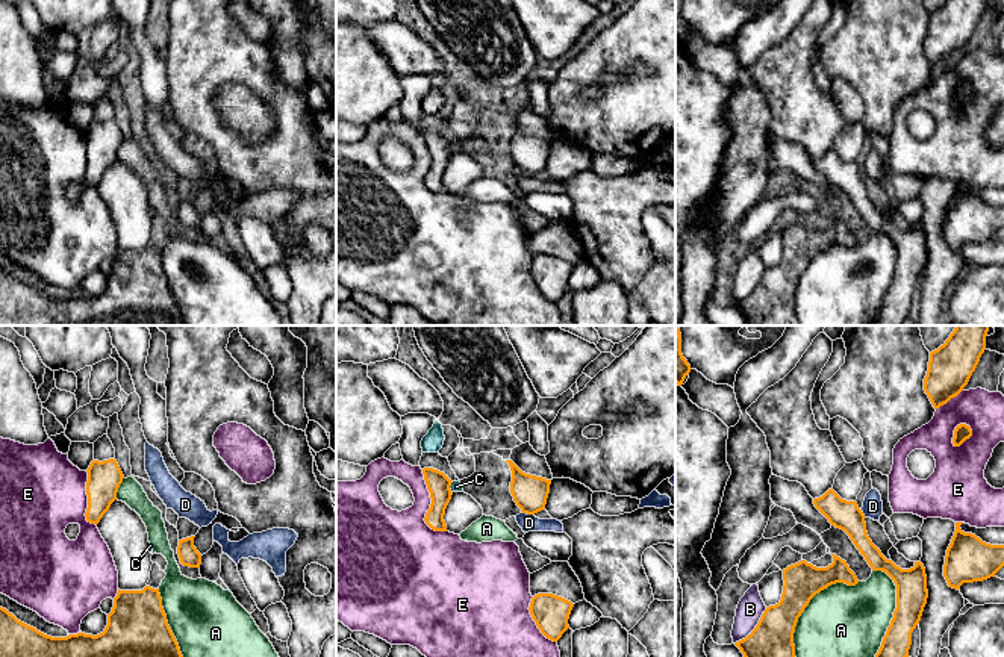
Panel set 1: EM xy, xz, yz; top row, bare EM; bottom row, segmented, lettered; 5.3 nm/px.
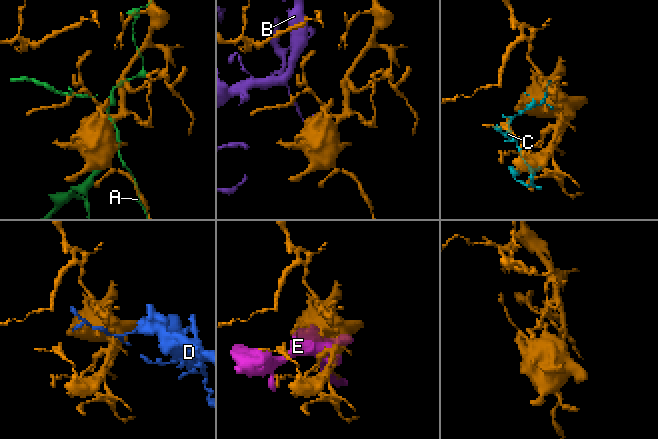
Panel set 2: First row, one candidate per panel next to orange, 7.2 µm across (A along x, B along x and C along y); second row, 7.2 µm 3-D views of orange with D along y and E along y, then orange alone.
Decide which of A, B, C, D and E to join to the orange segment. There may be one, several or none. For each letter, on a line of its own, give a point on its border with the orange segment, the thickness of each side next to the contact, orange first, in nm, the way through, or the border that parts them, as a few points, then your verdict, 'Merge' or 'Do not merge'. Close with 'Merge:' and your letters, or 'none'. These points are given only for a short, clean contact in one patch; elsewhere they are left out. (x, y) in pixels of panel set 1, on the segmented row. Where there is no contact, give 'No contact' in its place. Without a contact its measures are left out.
A: Touches orange at yz (807, 604). Thickness 220 nm (orange) against 380 nm. Do not merge
B: Touches orange at yz (756, 627). Thickness 220 nm (orange) against 140 nm. Do not merge
C: Touches orange at xz (448, 488). Thickness 120 nm (orange) against 60 nm. Do not merge
D: Touches orange at xz (529, 513). Thickness 190 nm (orange) against 100 nm. Boundary: xz (523, 512), (533, 515). Do not merge
E: Touches orange at xz (430, 506). Thickness 120 nm (orange) against 340 nm. Do not merge
Merge: none

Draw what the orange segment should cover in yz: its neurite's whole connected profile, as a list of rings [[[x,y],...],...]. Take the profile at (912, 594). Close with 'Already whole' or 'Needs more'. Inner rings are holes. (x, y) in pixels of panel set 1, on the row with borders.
[[[833,489],[813,500],[815,507],[831,525],[843,530],[872,571],[886,572],[896,586],[896,609],[875,657],[909,657],[912,633],[927,604],[927,575],[921,562],[901,569],[887,560],[872,543],[866,531],[865,515],[856,501],[842,500]]]. Already whole

